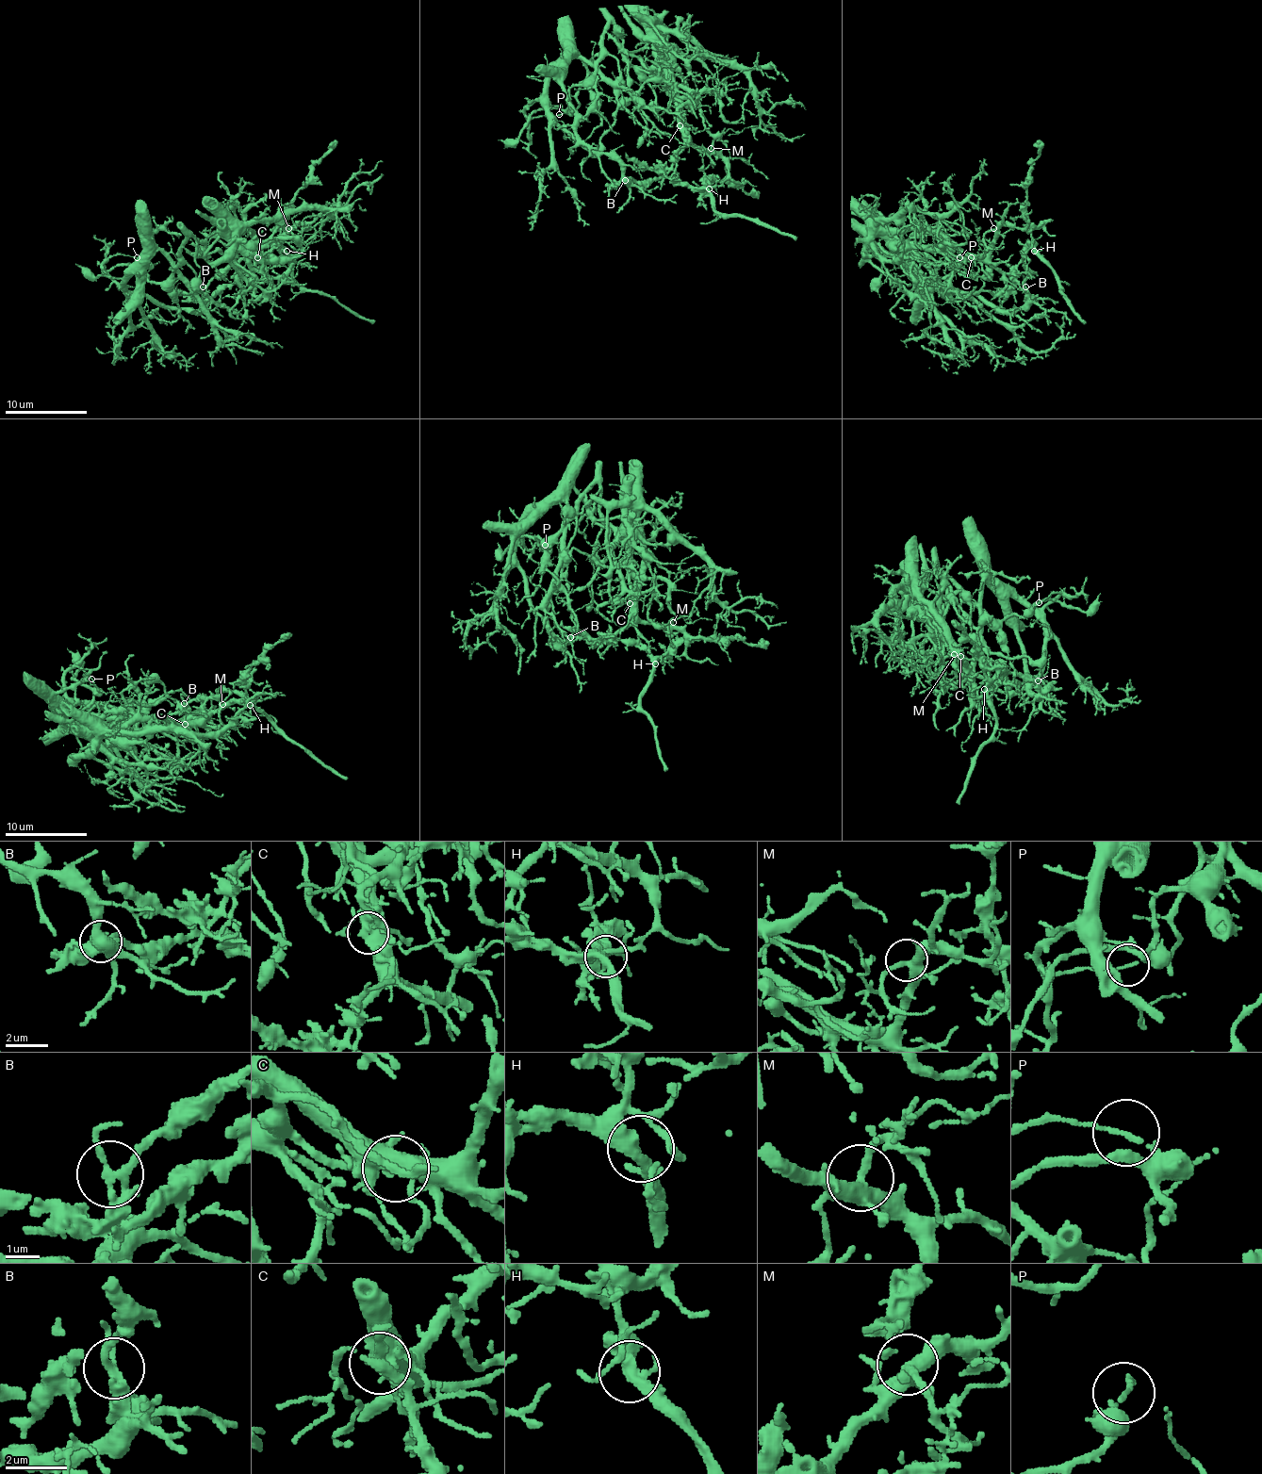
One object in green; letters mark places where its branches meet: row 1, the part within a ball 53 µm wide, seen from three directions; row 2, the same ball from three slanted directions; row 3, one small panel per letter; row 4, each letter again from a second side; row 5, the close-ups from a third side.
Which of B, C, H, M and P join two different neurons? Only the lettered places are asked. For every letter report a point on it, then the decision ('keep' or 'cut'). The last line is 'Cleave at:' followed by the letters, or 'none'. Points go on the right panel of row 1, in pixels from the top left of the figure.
B: (1025, 286) | cut
C: (971, 257) | cut
H: (1034, 251) | keep
M: (993, 228) | keep
P: (959, 257) | cut
Cleave at: B, C, P

